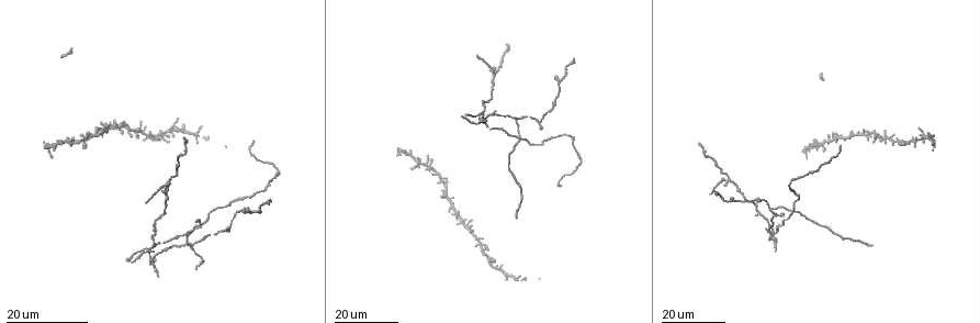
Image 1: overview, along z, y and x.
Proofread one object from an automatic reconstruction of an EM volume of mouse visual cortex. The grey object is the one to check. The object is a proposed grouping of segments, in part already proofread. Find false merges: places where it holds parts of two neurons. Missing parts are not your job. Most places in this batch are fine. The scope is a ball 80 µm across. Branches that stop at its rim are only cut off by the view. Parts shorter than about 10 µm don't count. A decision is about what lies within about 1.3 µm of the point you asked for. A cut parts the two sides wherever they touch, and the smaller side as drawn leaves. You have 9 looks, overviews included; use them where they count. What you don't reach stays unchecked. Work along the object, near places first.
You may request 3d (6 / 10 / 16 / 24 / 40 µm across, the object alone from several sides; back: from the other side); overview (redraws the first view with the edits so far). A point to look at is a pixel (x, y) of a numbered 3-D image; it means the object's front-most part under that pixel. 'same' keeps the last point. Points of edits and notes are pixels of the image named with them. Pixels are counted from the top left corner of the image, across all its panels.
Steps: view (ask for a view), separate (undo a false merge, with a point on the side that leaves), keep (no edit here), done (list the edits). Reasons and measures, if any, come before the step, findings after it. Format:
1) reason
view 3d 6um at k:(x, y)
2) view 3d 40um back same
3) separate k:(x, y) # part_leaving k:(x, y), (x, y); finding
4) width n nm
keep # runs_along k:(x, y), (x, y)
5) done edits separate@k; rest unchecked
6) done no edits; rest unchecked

arms part here
view 3d 24um at 1:(425, 163)

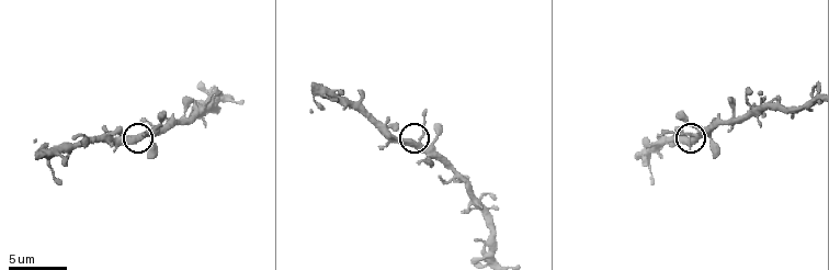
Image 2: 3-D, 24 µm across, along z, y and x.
view 3d 10um at 2:(421, 138)

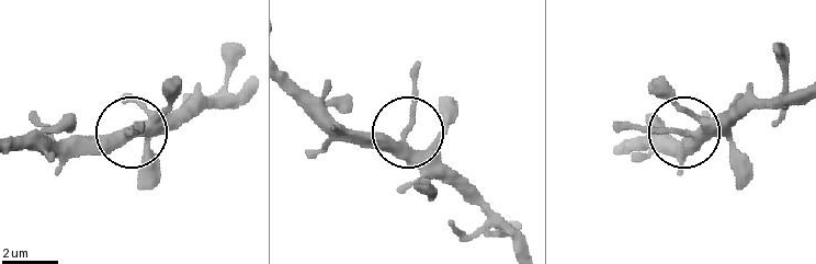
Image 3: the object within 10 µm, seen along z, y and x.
side_arm 14 um; arms 3
keep # all the same neuron

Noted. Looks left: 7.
three-way junction
view 3d 6um at 2:(467, 179)

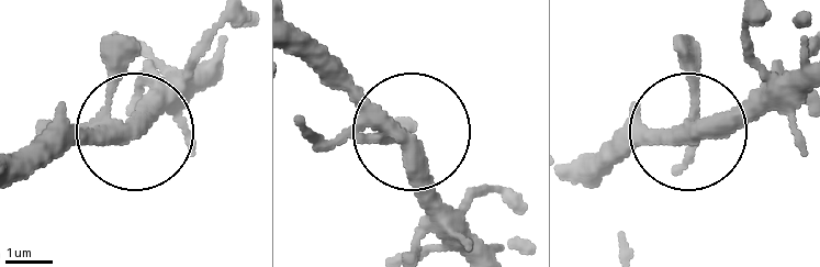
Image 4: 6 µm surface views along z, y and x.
side_arm 74 um
keep # runs_along 4:(212, 81), (184, 85), (153, 117), (51, 136); one neuron here

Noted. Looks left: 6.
two arms in line, one across
view 3d 10um at 2:(221, 100)

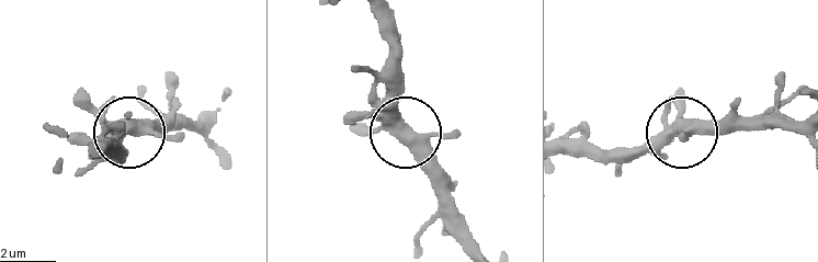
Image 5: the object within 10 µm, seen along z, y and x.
width 400 nm
keep # runs_along 5:(479, 249), (449, 178), (405, 128), (395, 100), (395, 60); all the same neuron

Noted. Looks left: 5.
a fork
view 3d 16um at 1:(895, 141)

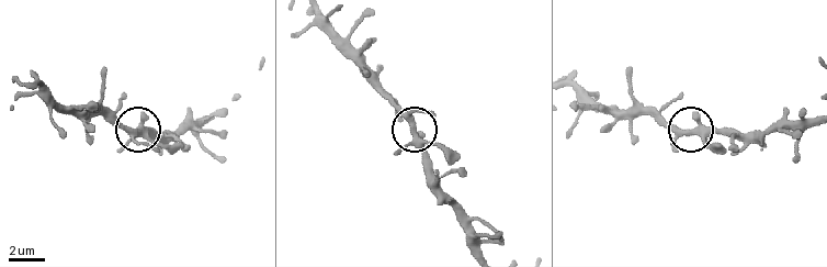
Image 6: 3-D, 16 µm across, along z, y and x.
view 3d 10um at 6:(405, 119)

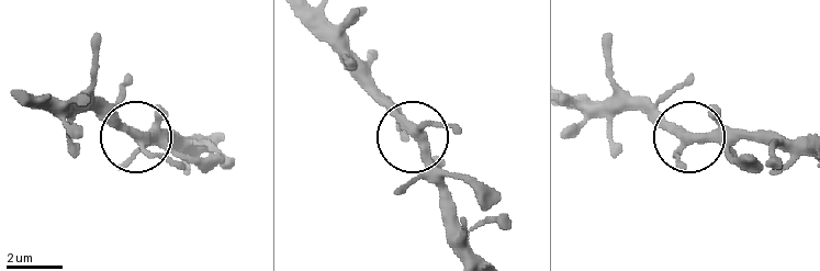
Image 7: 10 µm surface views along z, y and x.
width 290 nm
keep # one neuron here

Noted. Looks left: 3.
done no edits; rest unchecked

